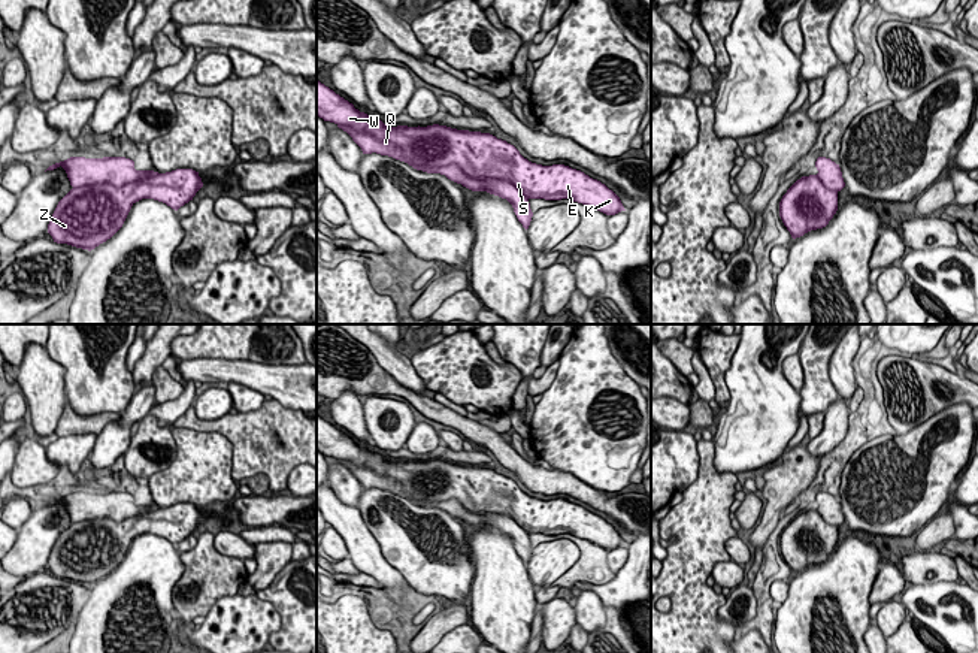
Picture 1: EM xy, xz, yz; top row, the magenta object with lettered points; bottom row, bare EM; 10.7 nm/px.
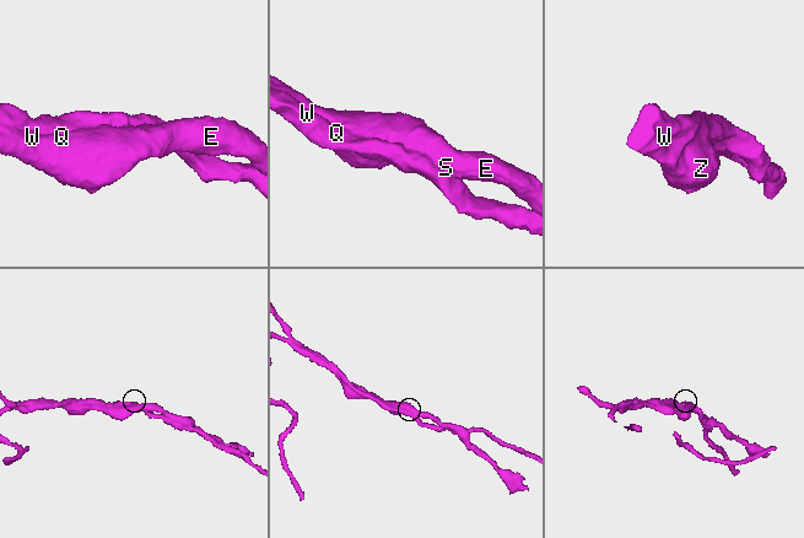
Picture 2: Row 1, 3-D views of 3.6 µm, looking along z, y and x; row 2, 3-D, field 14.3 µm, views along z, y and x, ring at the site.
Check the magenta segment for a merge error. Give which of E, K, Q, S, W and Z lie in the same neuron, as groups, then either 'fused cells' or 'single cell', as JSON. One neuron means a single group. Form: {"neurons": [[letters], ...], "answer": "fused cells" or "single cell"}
{"neurons": [["E", "K", "Q", "S", "W", "Z"]], "answer": "single cell"}

